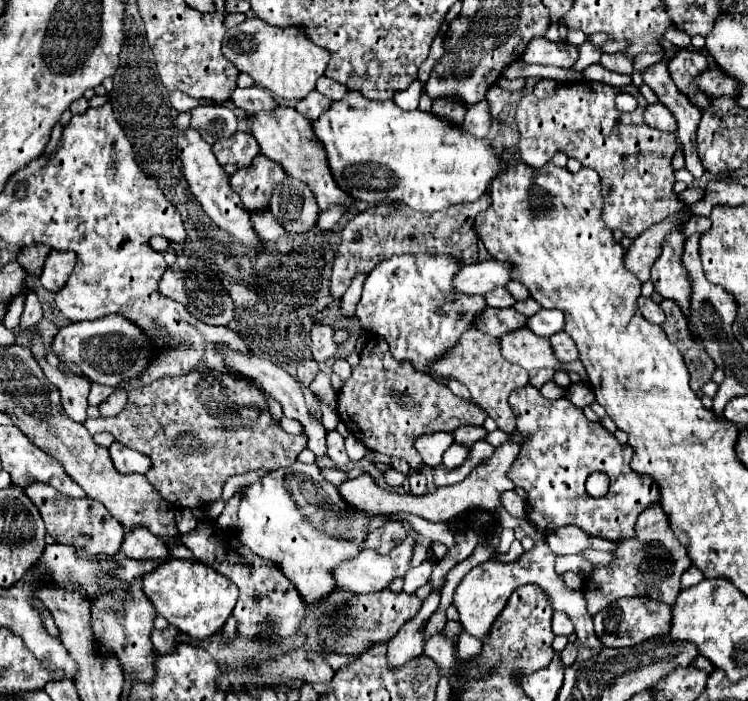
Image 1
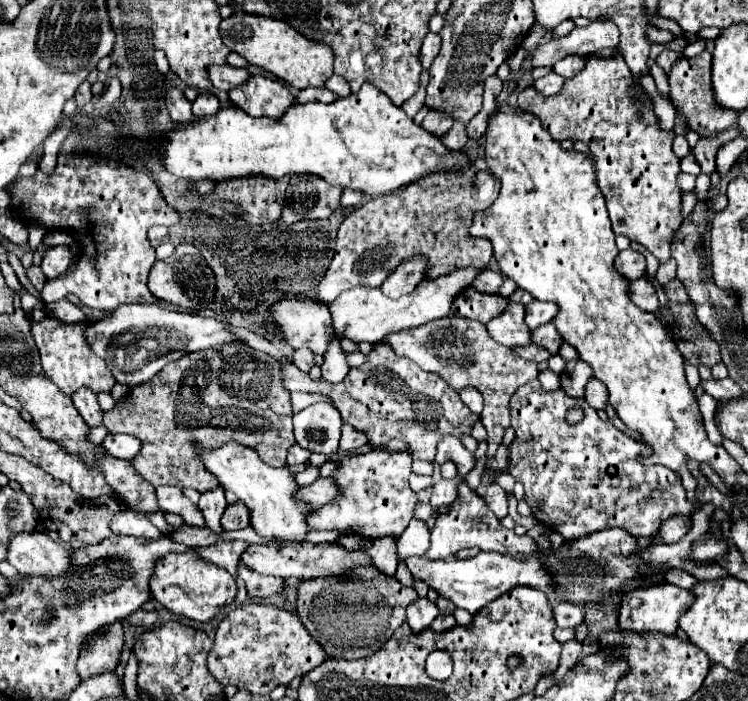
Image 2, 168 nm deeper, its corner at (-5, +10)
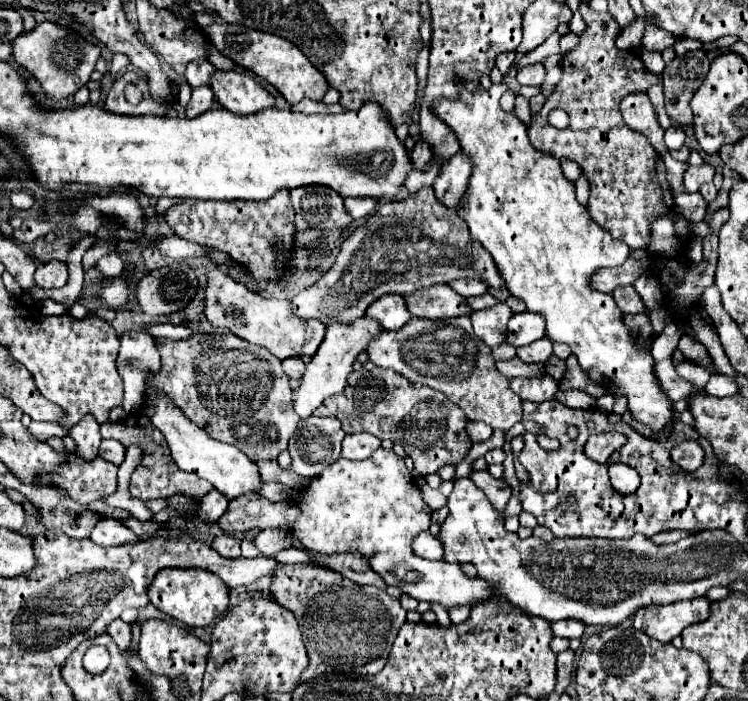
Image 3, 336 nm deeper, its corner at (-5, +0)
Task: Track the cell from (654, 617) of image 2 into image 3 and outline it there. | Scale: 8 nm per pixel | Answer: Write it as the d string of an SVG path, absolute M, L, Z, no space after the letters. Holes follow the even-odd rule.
M697 598L691 602L673 602L667 606L639 608L633 618L633 628L643 630L659 642L671 642L685 626L705 622L711 612L711 600Z

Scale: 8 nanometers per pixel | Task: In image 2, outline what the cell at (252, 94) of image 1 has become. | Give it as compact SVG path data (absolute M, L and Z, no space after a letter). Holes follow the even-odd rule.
M223 64L223 66L211 66L209 78L217 90L229 92L231 88L237 88L237 84L245 84L251 78L251 74L247 68L233 68L229 64Z

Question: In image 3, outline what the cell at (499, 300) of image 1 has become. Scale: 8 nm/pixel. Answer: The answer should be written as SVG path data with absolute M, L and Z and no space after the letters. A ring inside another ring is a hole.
M461 278L461 280L451 280L449 282L449 286L457 292L457 294L461 294L461 296L481 296L481 294L485 294L489 288L483 284L483 282L479 282L479 280L475 280L475 278Z

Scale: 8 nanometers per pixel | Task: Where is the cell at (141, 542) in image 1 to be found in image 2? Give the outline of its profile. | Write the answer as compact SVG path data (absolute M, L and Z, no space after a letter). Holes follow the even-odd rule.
M123 508L113 520L111 520L111 530L113 534L123 534L123 536L135 536L135 538L147 538L147 540L159 540L163 536L161 530L157 530L149 518L141 512Z

